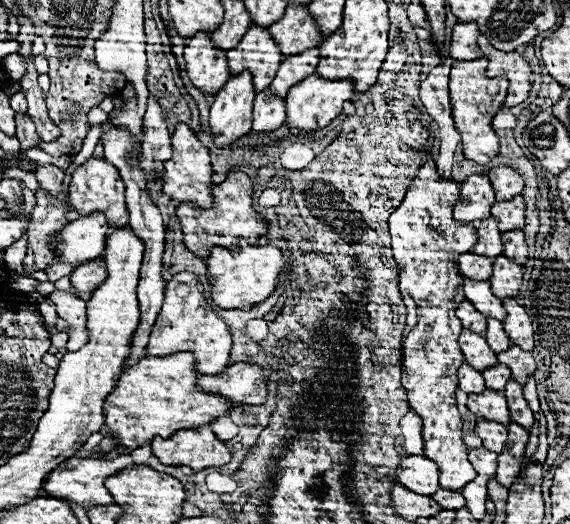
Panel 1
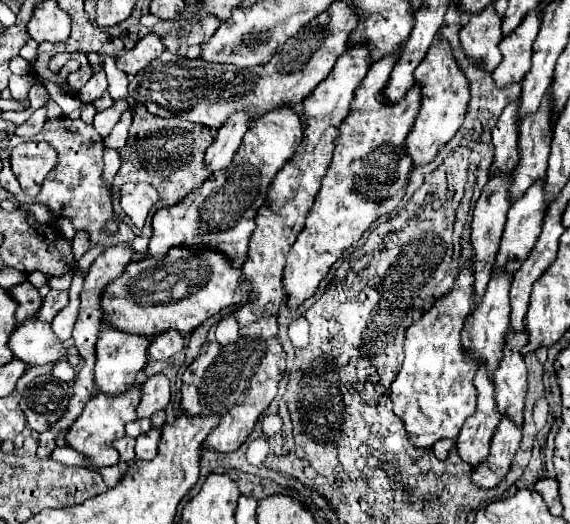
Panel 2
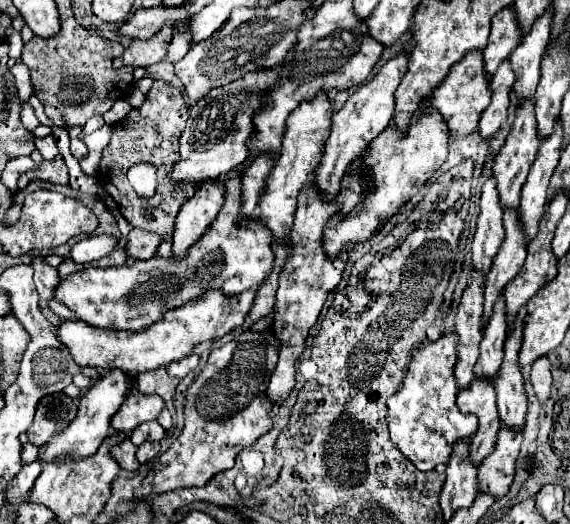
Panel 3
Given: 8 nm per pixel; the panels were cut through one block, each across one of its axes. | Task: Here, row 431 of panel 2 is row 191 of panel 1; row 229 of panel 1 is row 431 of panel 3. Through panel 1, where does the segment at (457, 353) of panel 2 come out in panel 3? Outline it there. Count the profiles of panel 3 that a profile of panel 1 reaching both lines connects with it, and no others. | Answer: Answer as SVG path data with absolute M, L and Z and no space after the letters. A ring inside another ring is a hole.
M454 332L444 334L432 342L422 342L412 356L402 388L388 398L390 438L394 446L422 472L432 470L440 462L448 462L452 454L452 444L458 438L468 438L478 428L478 420L474 414L462 414L456 408L456 360L458 354Z

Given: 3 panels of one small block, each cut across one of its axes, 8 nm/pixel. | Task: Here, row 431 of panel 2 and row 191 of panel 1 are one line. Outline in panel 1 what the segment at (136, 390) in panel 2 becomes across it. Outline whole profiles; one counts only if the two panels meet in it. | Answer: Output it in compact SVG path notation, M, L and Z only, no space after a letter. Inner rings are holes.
M90 158L80 164L72 174L72 188L68 188L68 202L72 208L84 216L84 212L104 212L108 222L114 228L122 228L128 224L128 208L124 202L124 182L116 170L116 166L108 164L104 158Z

